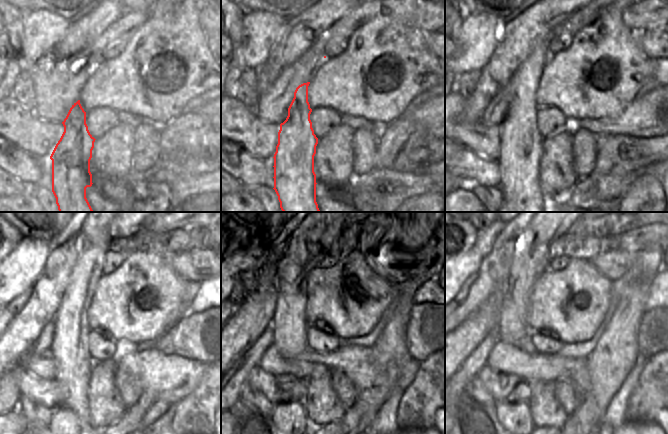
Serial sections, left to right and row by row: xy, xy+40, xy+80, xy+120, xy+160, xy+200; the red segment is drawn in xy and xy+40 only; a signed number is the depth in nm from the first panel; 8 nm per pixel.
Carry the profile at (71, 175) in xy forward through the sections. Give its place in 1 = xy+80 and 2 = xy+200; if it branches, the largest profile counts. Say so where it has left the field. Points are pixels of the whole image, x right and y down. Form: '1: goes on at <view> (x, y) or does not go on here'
1: goes on at xy+80 (518, 160)
2: goes on at xy+200 (512, 327)

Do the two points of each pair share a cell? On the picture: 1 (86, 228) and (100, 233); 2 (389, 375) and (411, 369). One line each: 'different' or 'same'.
1: same
2: different

